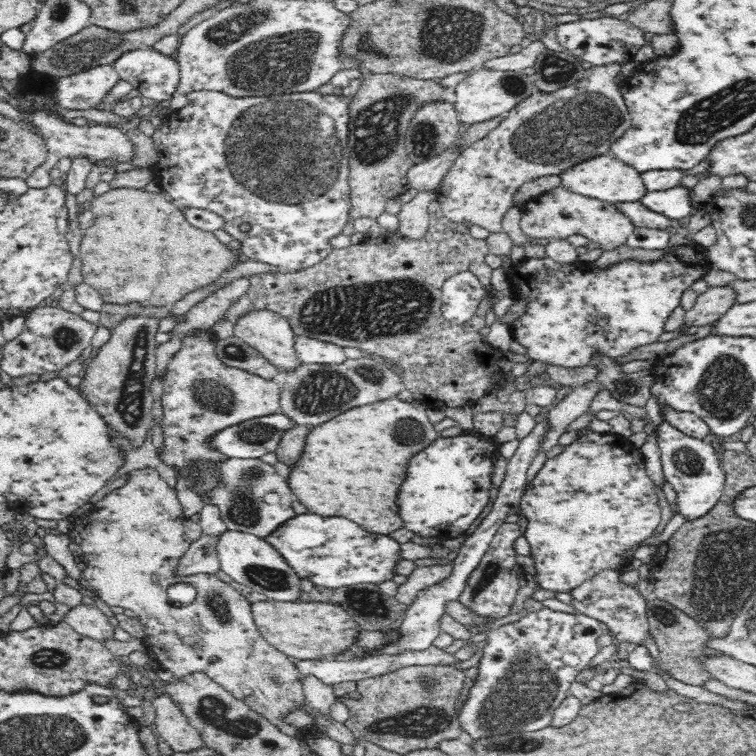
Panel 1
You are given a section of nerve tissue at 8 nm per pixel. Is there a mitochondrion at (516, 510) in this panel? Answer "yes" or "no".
no

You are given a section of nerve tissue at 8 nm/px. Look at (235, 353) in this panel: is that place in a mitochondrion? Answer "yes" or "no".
yes

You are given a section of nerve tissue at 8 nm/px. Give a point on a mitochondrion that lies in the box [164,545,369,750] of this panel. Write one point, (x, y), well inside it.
(215, 712)

